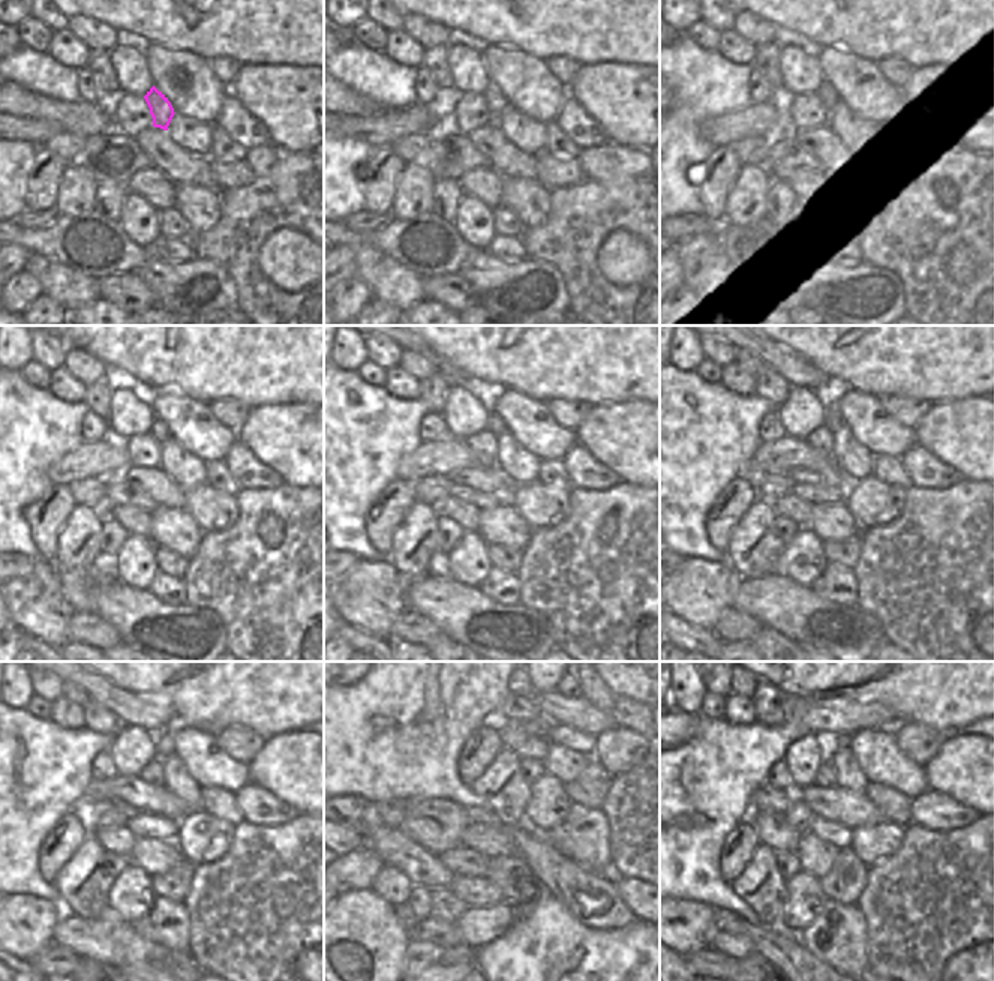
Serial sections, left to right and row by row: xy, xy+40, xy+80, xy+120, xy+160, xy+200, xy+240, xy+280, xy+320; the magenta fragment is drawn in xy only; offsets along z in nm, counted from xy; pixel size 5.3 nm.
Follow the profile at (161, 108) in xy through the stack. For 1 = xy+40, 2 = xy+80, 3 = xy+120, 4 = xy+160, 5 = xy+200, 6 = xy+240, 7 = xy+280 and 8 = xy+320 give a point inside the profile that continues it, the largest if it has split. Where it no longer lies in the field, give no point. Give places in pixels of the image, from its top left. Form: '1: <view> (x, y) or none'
1: xy+40 (495, 101)
2: xy+80 (828, 95)
3: xy+120 (159, 431)
4: xy+160 (495, 423)
5: xy+200 (832, 419)
6: xy+240 (165, 747)
7: xy+280 (498, 743)
8: xy+320 (831, 741)

